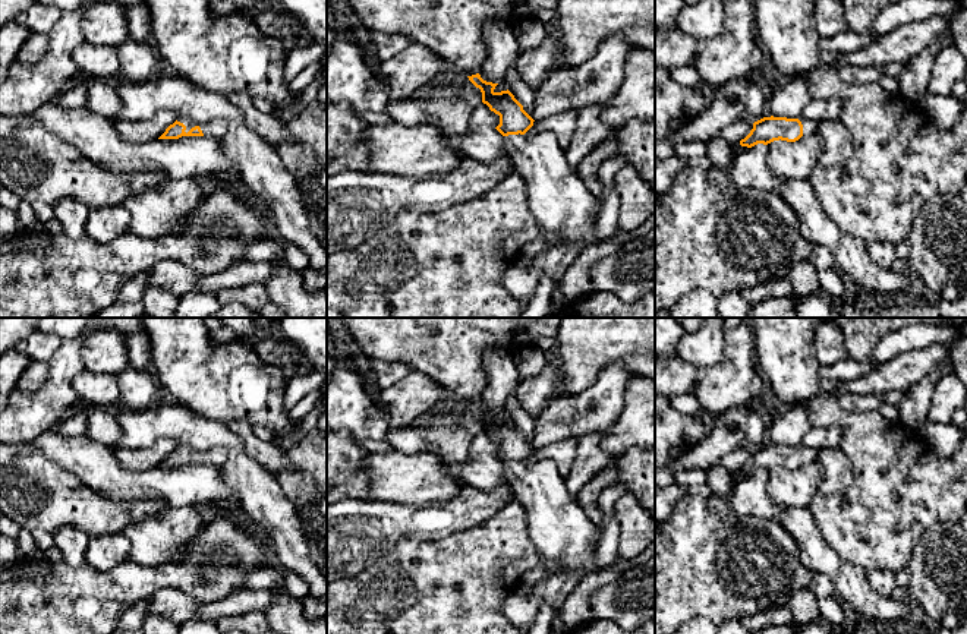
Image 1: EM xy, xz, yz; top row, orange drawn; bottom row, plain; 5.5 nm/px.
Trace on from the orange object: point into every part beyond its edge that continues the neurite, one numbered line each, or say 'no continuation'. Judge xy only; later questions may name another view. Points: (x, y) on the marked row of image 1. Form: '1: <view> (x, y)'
1: xy (216, 128)

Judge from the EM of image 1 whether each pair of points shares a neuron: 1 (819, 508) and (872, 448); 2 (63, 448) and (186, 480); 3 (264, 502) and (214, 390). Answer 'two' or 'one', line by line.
1: one
2: one
3: two

